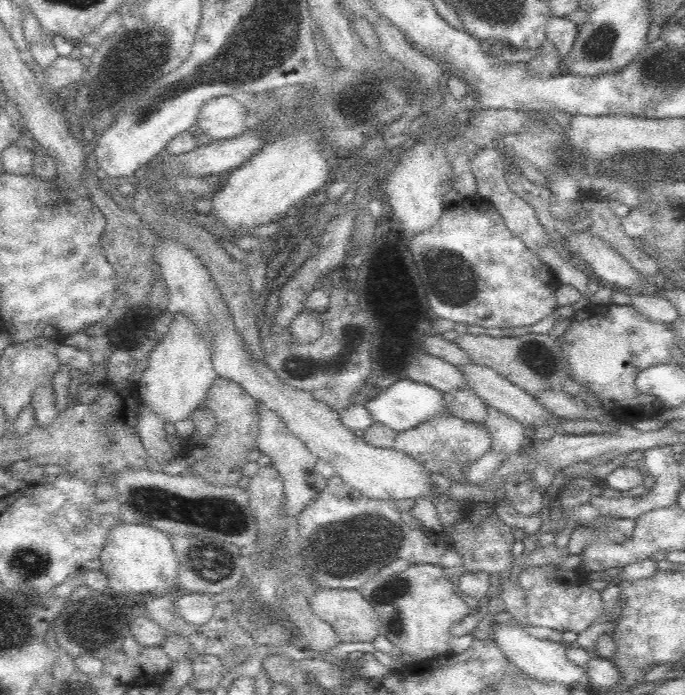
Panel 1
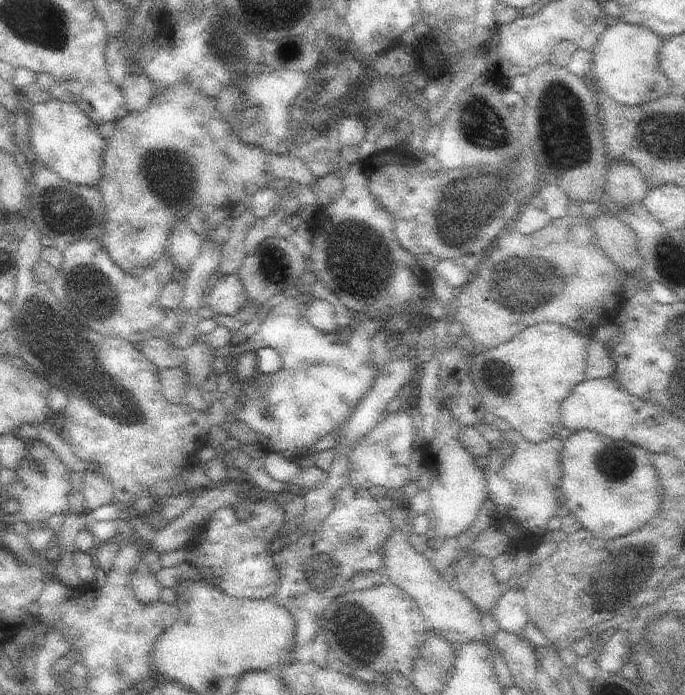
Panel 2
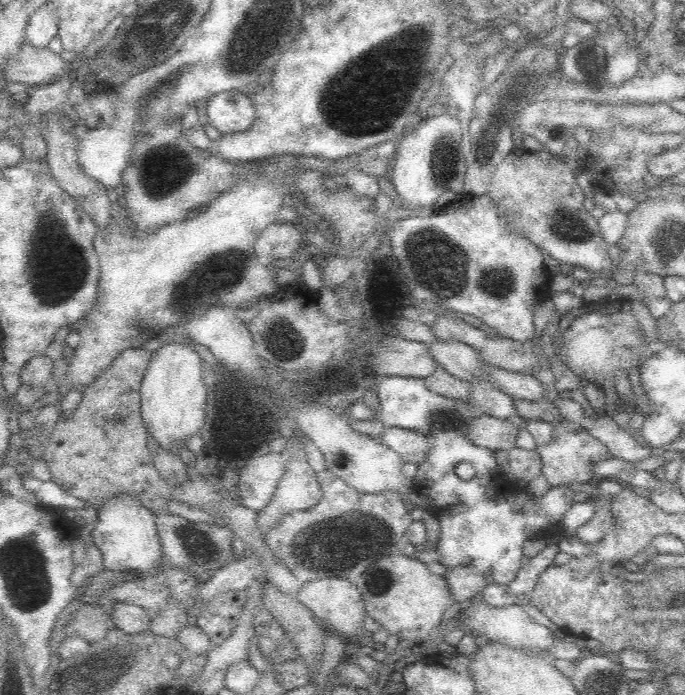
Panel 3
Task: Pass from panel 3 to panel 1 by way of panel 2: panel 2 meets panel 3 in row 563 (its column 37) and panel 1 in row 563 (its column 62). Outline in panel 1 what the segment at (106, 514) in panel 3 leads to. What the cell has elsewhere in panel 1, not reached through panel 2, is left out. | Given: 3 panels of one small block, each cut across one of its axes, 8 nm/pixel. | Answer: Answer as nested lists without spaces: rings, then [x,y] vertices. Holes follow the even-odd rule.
[[[120,522],[100,554],[102,572],[108,576],[108,588],[126,596],[158,596],[176,588],[178,578],[178,558],[166,532],[152,528],[148,524]]]

